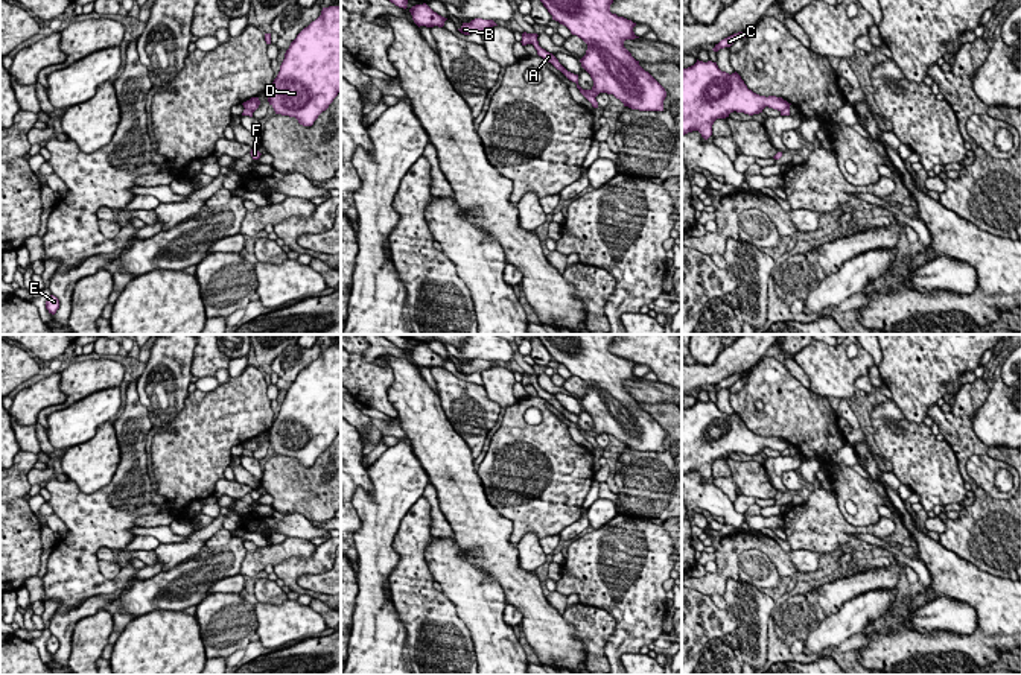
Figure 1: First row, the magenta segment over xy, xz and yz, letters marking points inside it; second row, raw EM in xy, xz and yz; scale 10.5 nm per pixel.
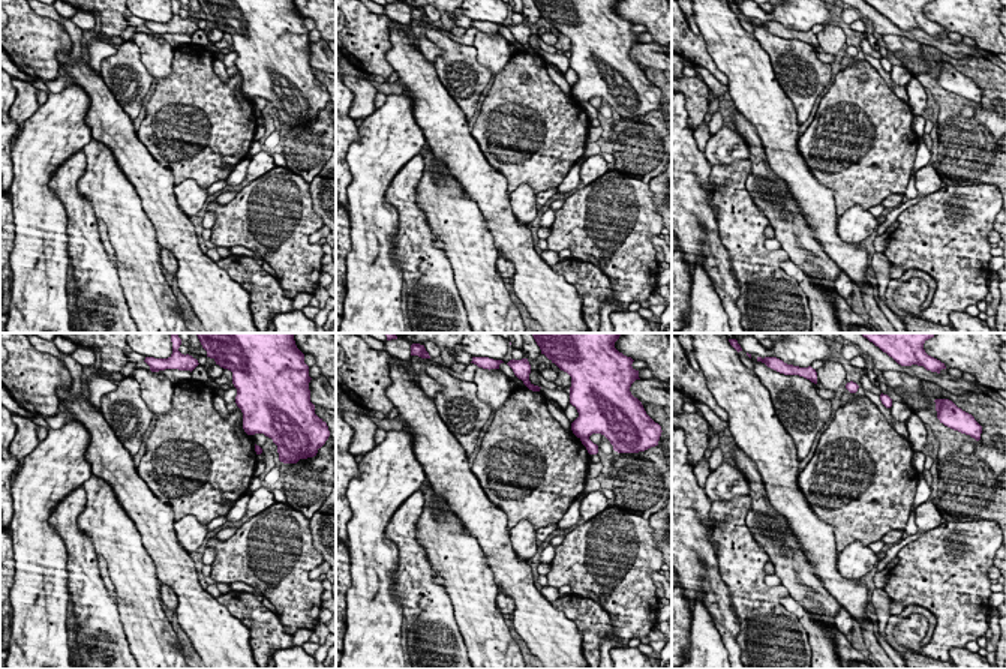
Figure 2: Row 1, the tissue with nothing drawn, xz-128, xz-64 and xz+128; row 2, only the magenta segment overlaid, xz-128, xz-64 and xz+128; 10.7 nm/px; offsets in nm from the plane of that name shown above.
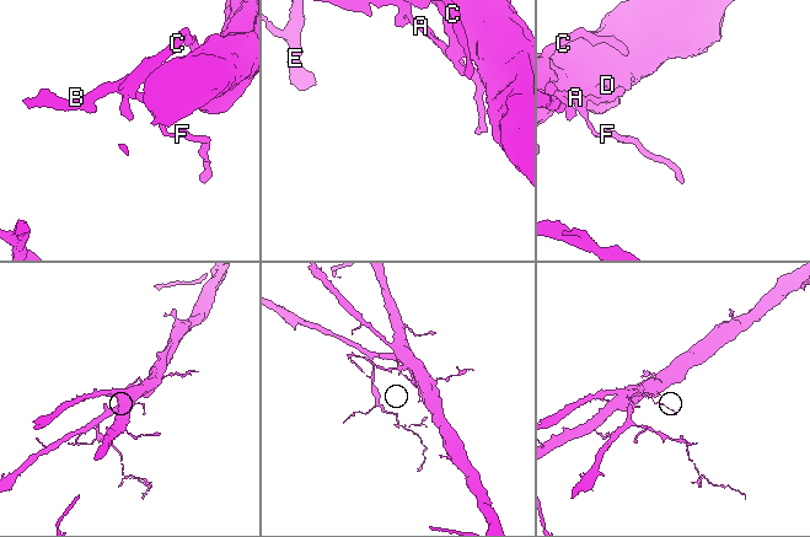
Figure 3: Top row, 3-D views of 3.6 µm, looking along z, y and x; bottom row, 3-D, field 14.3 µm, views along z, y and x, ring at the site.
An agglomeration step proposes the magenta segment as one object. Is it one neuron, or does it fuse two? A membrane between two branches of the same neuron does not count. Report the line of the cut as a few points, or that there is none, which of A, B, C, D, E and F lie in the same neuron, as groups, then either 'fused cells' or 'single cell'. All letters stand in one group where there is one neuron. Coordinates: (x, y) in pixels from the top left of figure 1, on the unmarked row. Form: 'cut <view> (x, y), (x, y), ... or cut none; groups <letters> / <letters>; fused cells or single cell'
cut xz (585, 430), (594, 438); groups A B C F / D E; fused cells

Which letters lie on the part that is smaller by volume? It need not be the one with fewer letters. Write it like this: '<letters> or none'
A, B, C, F

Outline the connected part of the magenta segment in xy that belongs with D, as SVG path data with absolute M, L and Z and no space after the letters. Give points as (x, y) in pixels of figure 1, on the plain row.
M329 347L291 383L268 430L268 442L275 455L312 467L339 432L341 348Z

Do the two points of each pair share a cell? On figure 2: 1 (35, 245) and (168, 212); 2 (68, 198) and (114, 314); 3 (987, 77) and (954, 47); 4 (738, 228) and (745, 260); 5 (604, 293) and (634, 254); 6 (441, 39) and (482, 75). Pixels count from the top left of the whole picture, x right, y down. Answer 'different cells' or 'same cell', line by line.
1: different cells
2: same cell
3: different cells
4: same cell
5: different cells
6: same cell

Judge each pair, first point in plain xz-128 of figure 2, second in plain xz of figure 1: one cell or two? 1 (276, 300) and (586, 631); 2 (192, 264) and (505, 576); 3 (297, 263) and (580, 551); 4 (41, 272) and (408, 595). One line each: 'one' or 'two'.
1: one
2: one
3: one
4: two

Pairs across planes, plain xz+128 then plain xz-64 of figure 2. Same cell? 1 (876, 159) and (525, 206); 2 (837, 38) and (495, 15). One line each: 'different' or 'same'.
1: different
2: different

